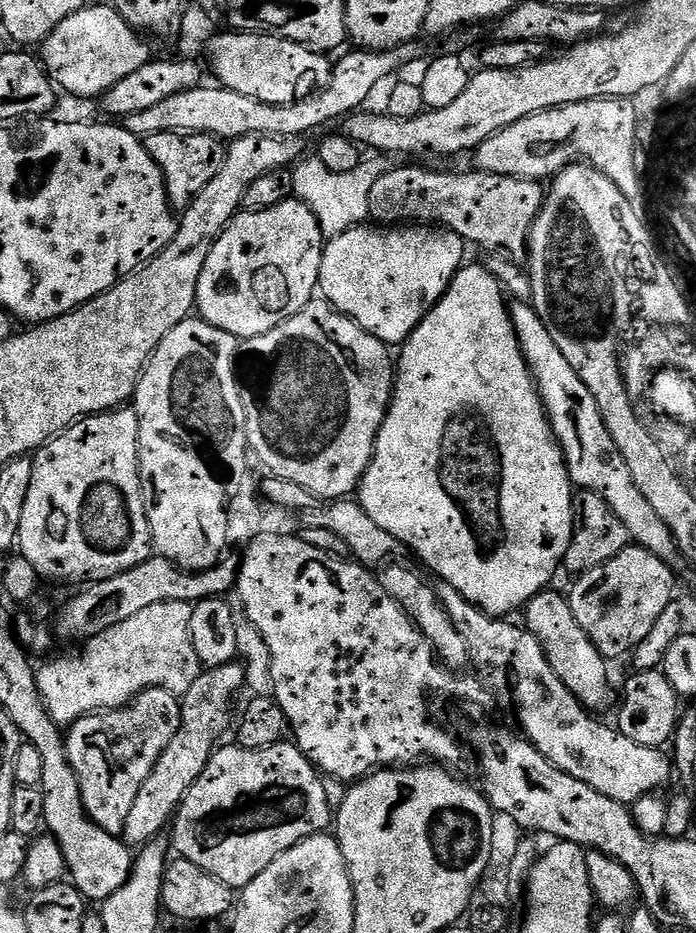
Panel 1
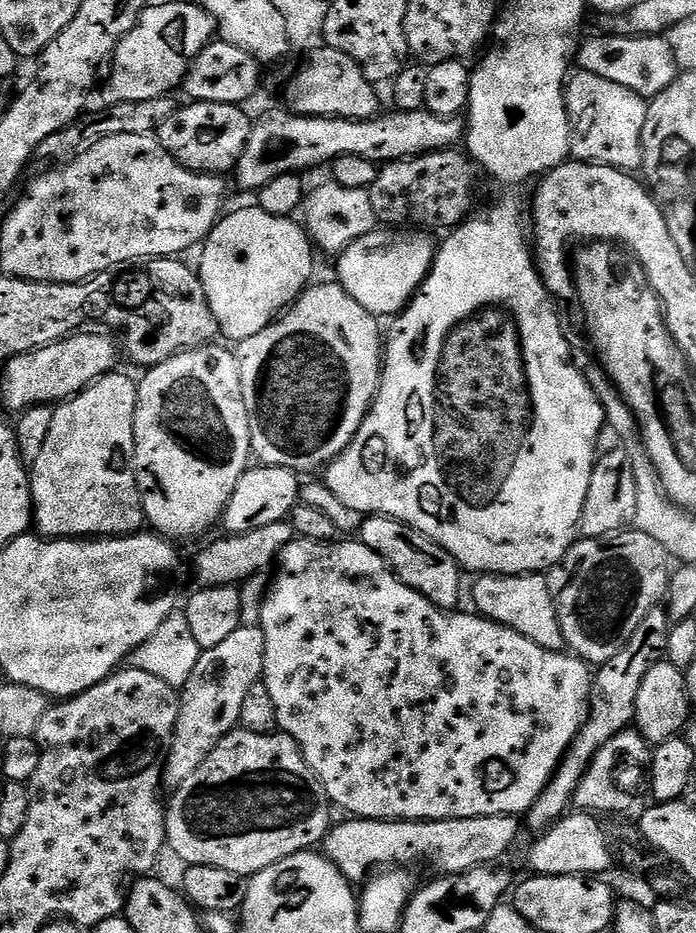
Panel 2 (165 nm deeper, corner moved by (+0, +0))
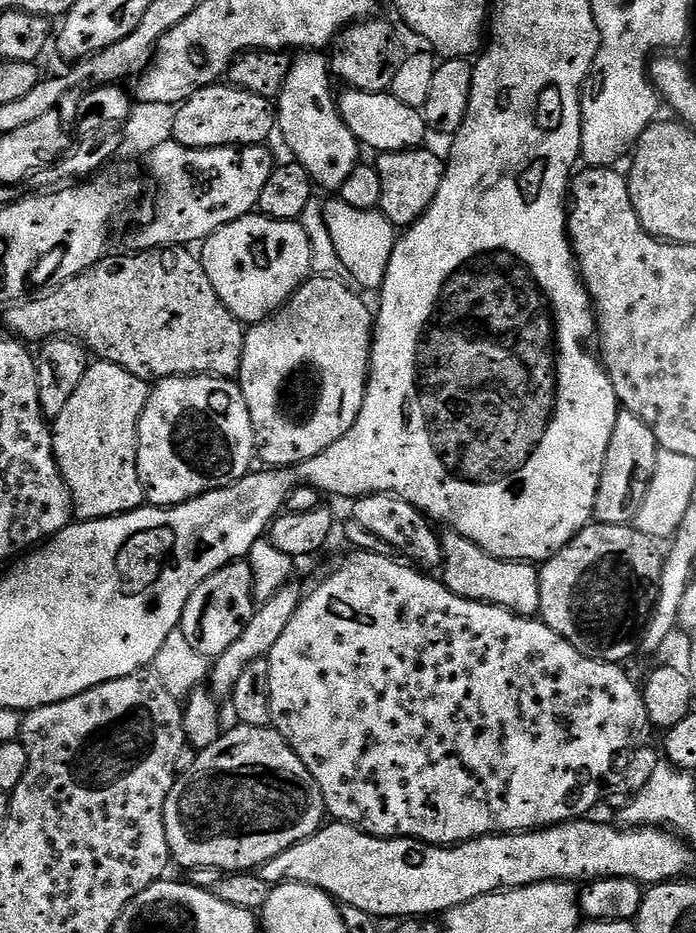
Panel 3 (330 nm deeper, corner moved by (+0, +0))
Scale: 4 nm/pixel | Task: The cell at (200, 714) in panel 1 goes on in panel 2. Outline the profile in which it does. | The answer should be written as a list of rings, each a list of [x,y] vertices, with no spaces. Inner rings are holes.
[[[258,626],[236,628],[234,634],[230,634],[230,638],[226,638],[224,641],[218,642],[218,646],[201,651],[198,666],[194,666],[194,674],[190,674],[190,678],[184,683],[184,687],[179,693],[180,713],[172,745],[164,763],[162,784],[165,789],[180,788],[182,782],[186,782],[186,778],[190,778],[190,774],[194,774],[194,770],[198,770],[198,766],[202,766],[202,762],[206,762],[206,758],[212,753],[214,746],[218,746],[218,742],[222,742],[222,738],[228,736],[239,725],[242,701],[246,699],[246,690],[250,690],[250,686],[261,683],[265,654],[266,638]]]

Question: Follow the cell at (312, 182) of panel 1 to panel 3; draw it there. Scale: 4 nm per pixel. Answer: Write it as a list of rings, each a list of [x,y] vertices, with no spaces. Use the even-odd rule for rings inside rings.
[[[338,198],[329,199],[324,204],[326,227],[330,230],[330,239],[334,242],[336,252],[350,274],[354,274],[356,288],[373,288],[379,290],[384,286],[386,270],[390,258],[396,249],[398,228],[390,223],[379,210],[357,210],[354,206]]]

